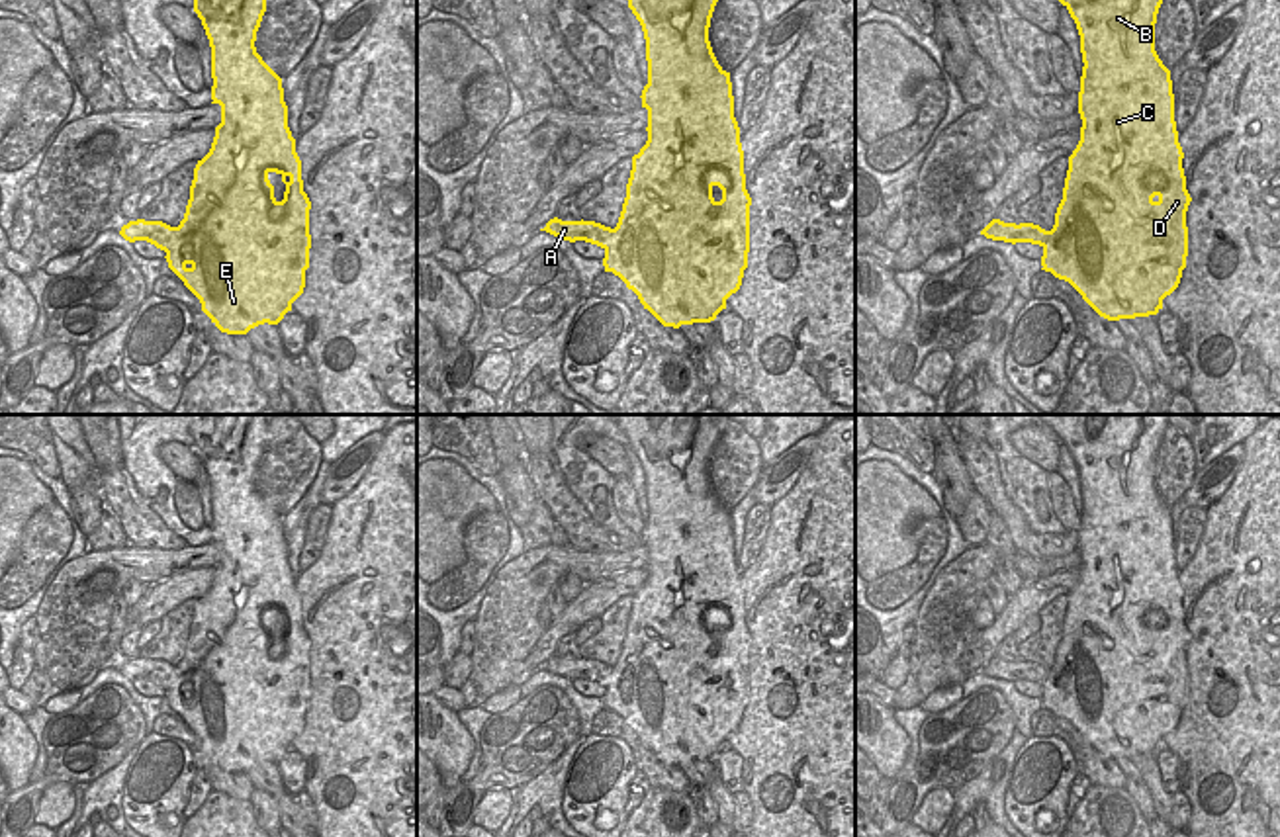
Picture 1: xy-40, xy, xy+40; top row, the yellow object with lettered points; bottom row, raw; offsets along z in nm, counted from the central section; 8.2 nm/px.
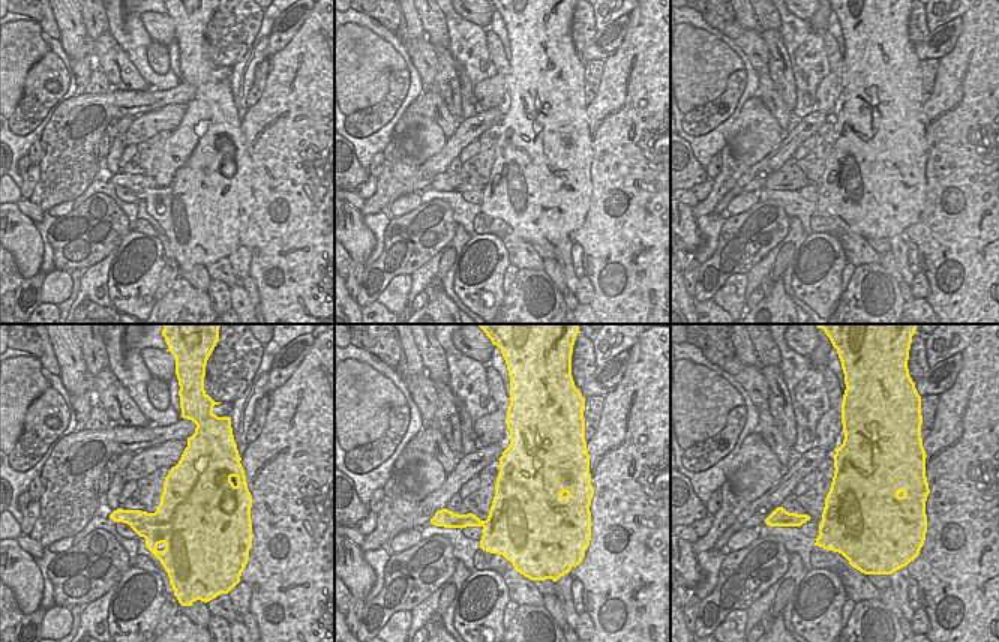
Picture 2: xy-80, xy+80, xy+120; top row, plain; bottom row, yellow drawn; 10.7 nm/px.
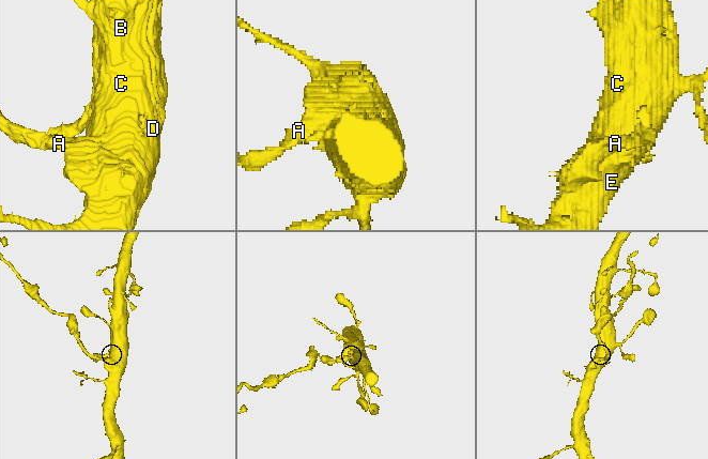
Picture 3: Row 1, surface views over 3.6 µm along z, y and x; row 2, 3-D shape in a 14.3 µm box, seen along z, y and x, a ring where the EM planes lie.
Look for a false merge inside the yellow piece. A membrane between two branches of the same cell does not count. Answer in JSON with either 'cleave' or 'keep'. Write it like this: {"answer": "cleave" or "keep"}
{"answer": "cleave"}

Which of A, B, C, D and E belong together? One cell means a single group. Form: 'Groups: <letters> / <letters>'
Groups: A / B C D E.

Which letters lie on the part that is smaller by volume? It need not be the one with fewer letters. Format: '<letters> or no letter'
A.

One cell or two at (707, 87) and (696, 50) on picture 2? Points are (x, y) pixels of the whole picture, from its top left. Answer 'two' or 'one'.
one

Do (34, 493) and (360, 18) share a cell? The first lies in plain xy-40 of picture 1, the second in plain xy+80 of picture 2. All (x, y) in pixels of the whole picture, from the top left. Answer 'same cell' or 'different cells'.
different cells

